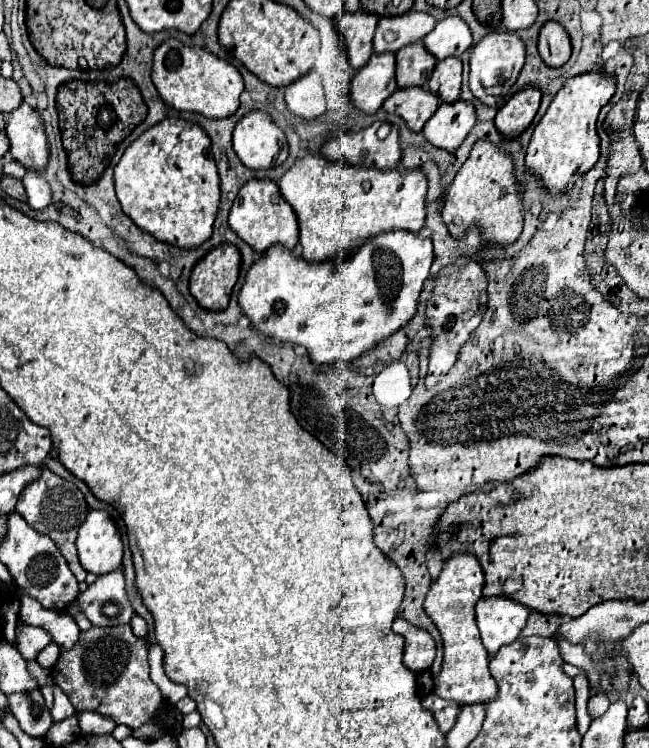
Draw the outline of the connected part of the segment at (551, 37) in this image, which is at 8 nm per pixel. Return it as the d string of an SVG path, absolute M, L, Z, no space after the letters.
M556 22L544 24L544 28L540 30L538 52L544 60L544 64L548 64L550 68L564 66L570 58L570 38L568 38L566 30Z

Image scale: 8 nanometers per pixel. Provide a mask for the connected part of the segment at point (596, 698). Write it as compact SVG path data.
M606 690L590 694L590 698L588 698L588 714L590 714L592 720L600 718L608 710L608 706L610 706L610 698L608 698Z

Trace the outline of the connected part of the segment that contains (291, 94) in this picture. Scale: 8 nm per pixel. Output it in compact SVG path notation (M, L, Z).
M312 70L308 72L308 76L302 76L294 84L286 86L284 102L294 116L304 120L314 120L320 114L324 114L326 100L324 100L320 76Z

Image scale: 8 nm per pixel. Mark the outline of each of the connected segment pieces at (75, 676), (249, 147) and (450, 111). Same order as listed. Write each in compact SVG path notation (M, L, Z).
M128 624L114 626L114 628L90 628L88 632L80 634L80 640L74 644L72 650L62 652L58 662L50 670L54 682L62 688L62 692L70 698L76 712L98 712L104 716L112 716L116 724L126 724L132 730L148 724L162 706L162 694L158 686L150 680L150 666L148 666L148 650L146 642L138 638Z
M264 112L246 114L234 128L234 152L252 170L282 166L288 158L284 132Z
M456 100L452 104L440 104L440 108L424 126L422 134L432 146L446 152L454 152L464 142L474 124L474 108L464 100Z

